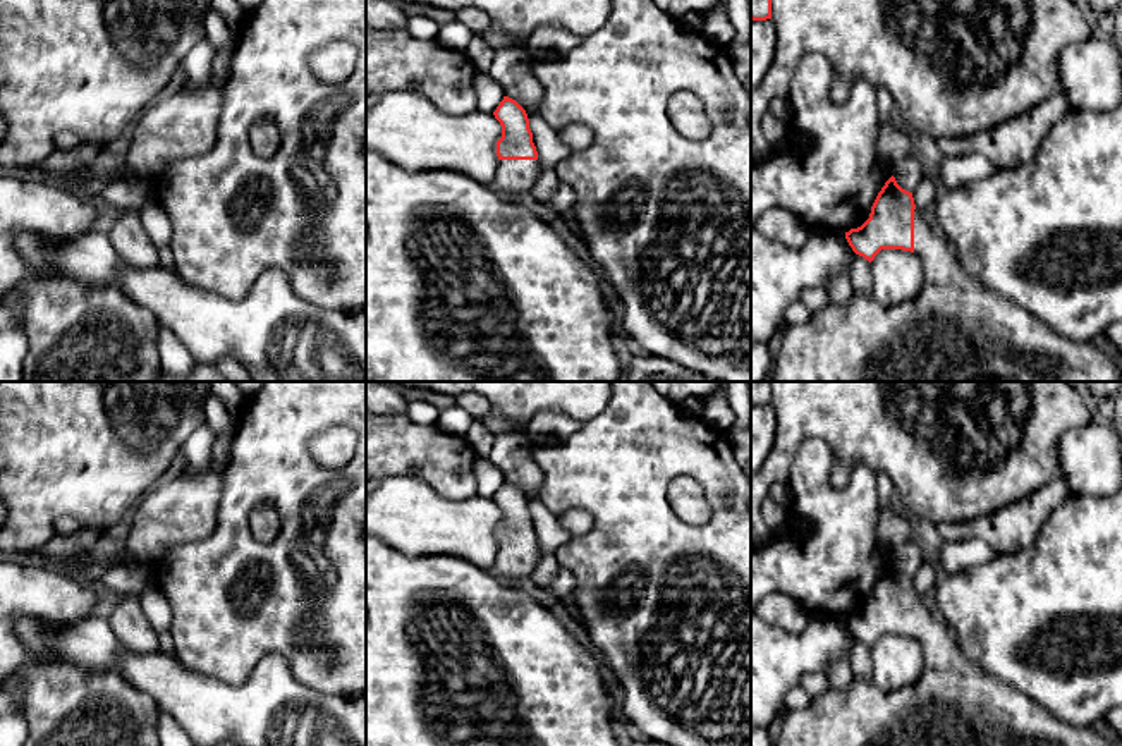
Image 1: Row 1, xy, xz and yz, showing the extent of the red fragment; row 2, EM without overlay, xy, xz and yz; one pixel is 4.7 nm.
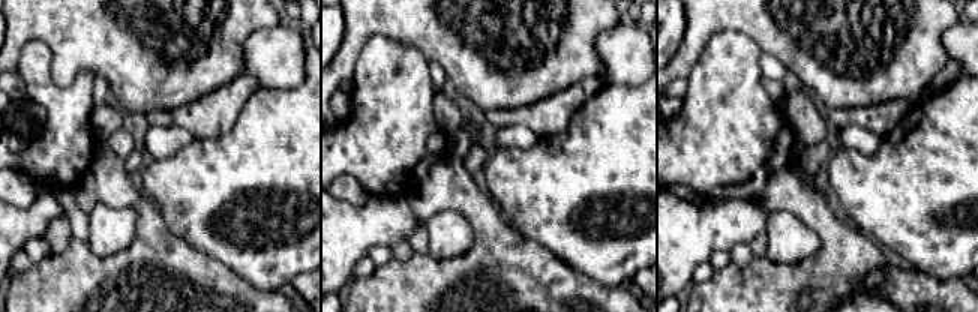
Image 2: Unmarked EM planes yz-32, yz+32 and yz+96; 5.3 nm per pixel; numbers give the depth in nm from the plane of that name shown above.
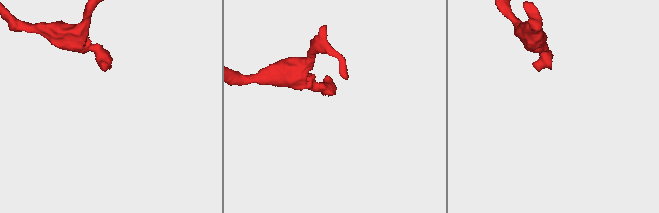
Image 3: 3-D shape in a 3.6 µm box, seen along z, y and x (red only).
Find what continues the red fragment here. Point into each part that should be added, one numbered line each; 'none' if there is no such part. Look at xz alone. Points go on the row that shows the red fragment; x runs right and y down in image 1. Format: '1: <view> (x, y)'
1: xz (512, 177)

